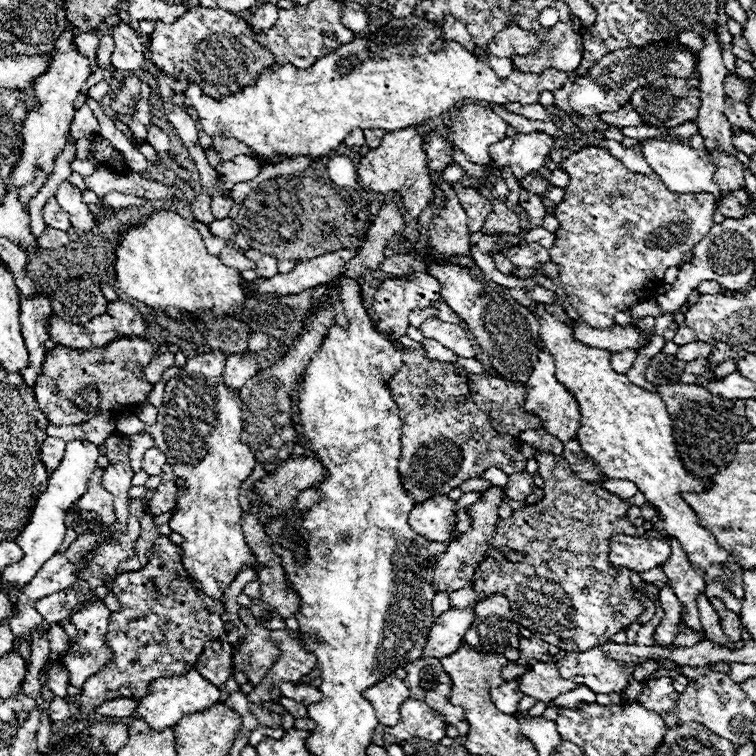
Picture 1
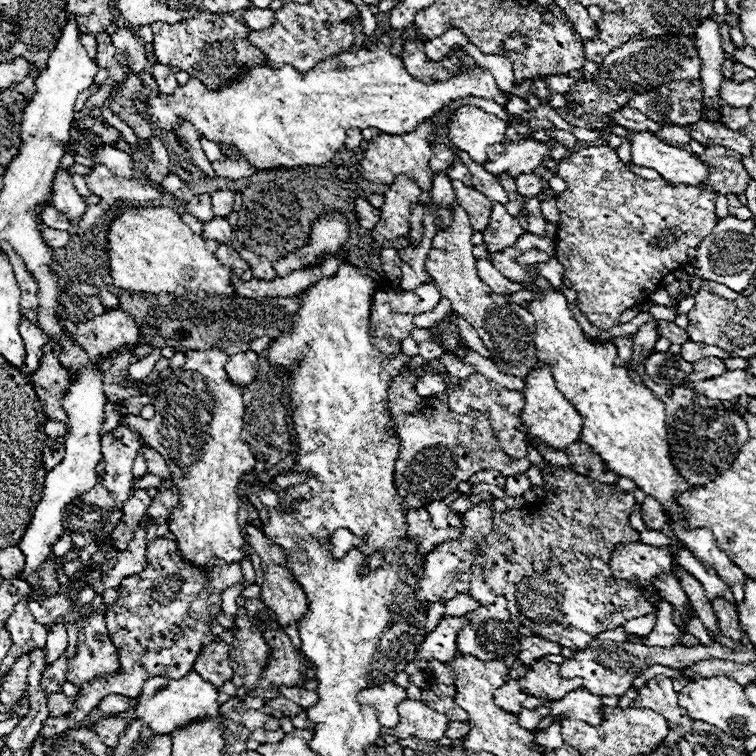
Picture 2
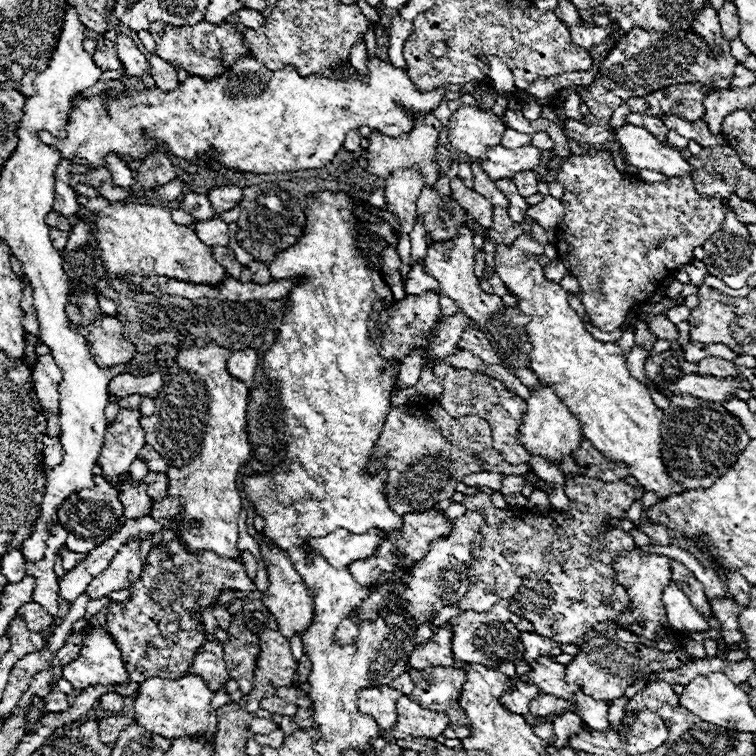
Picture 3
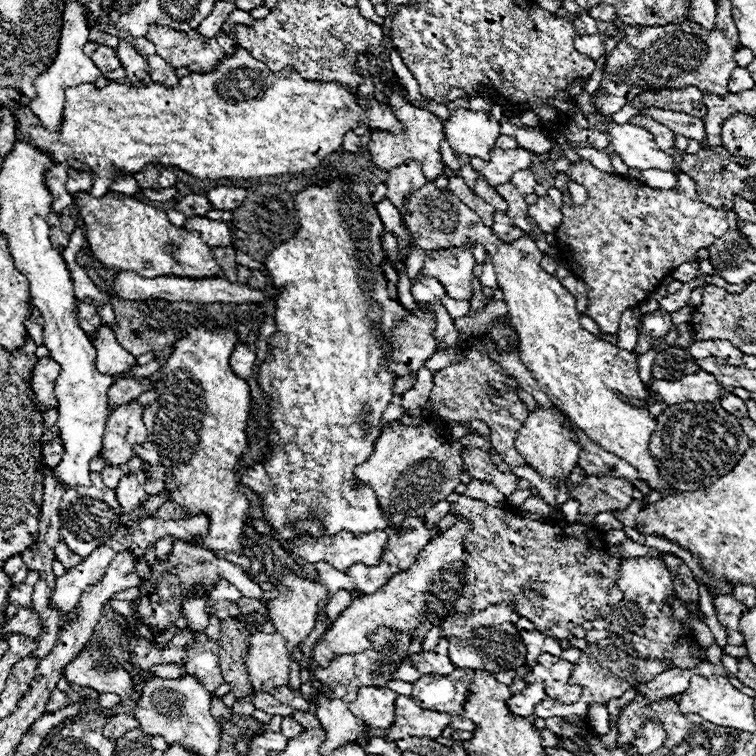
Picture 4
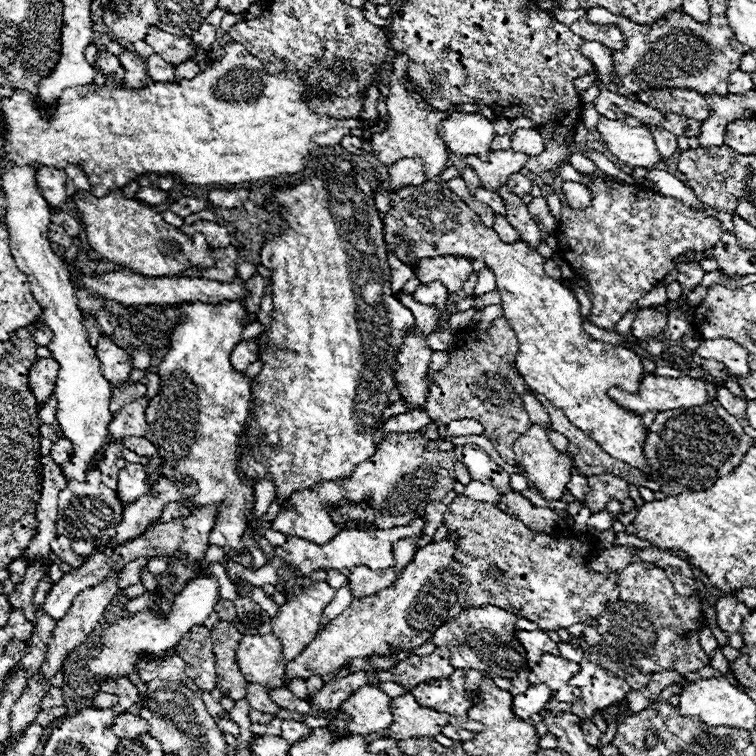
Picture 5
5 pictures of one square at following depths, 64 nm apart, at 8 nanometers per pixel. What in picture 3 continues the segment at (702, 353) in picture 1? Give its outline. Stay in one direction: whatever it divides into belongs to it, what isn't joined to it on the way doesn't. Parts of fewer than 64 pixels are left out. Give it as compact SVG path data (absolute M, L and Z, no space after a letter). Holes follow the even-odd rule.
M688 342L686 346L682 346L682 352L684 352L684 358L688 362L700 362L702 358L710 358L710 356L718 356L718 358L724 358L724 360L730 360L730 362L736 358L736 354L724 344Z

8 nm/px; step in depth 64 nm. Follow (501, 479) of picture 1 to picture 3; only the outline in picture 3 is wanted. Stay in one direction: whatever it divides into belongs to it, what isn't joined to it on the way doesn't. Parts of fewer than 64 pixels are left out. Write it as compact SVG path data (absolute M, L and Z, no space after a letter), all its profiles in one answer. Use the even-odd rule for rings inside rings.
M476 472L476 474L470 474L462 480L464 484L468 486L488 486L492 490L500 490L500 474L496 472Z

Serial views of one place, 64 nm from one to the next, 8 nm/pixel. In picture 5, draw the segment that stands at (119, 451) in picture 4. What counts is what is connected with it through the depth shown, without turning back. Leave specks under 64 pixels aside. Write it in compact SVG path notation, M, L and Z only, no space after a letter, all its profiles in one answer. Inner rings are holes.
M140 398L136 402L126 404L118 414L112 416L112 422L108 424L108 436L110 442L120 442L130 436L144 436L146 434L146 420L144 420L144 408L148 406L146 398Z

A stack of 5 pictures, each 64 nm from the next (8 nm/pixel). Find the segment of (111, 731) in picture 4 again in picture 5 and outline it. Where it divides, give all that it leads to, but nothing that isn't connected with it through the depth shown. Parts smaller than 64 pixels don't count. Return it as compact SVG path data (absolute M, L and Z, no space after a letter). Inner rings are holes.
M120 714L112 720L112 726L110 730L118 736L118 738L134 738L134 736L140 736L144 732L148 732L148 724L142 722L138 716L134 714Z

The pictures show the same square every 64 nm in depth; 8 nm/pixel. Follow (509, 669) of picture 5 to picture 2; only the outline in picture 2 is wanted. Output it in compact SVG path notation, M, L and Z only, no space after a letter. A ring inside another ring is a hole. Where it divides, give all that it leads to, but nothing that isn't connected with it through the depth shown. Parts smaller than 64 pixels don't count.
M500 596L500 598L496 598L494 604L478 606L476 610L468 612L466 618L470 618L470 626L458 634L458 640L456 640L458 652L462 652L462 654L474 654L482 662L492 660L492 658L506 658L508 654L518 656L520 654L520 632L518 632L520 624L508 612L506 604L508 604L506 598Z

